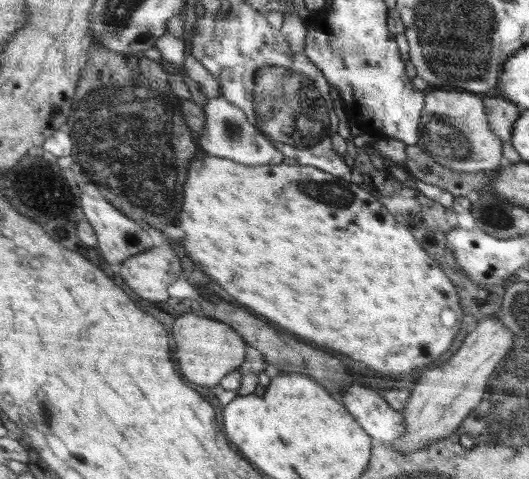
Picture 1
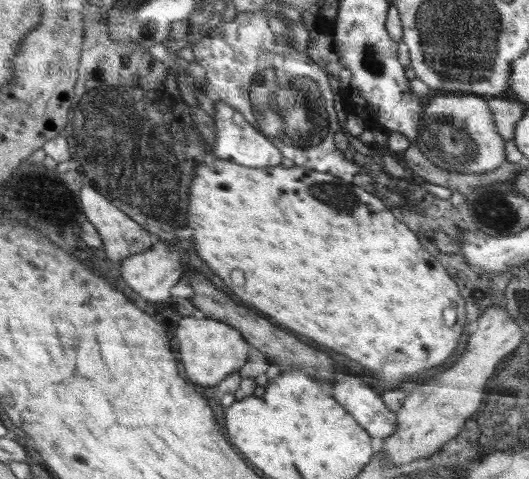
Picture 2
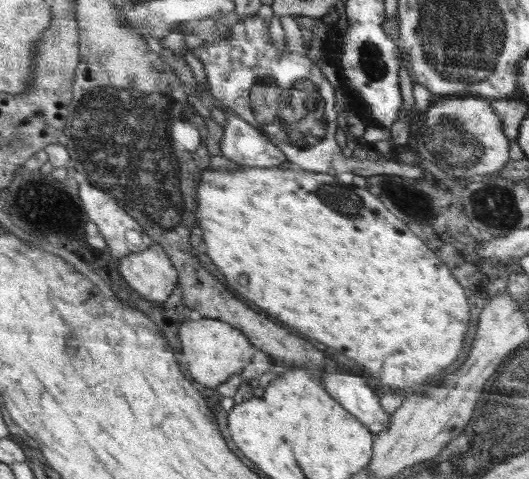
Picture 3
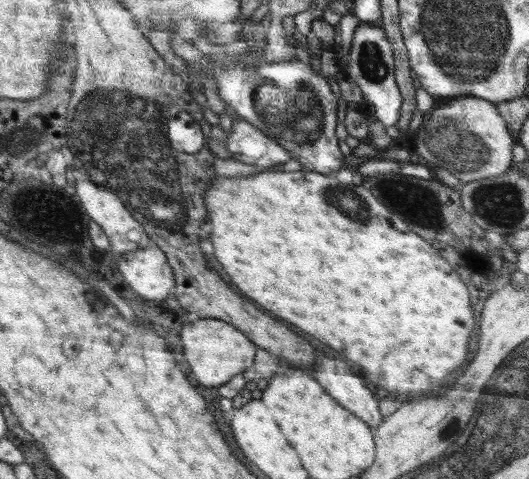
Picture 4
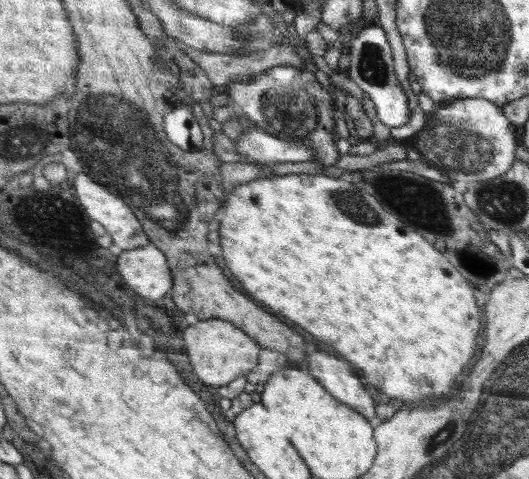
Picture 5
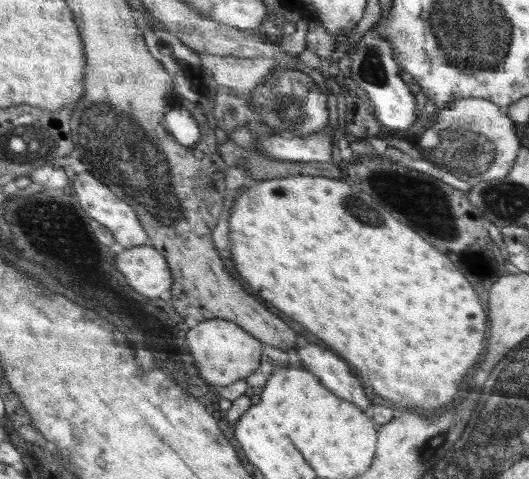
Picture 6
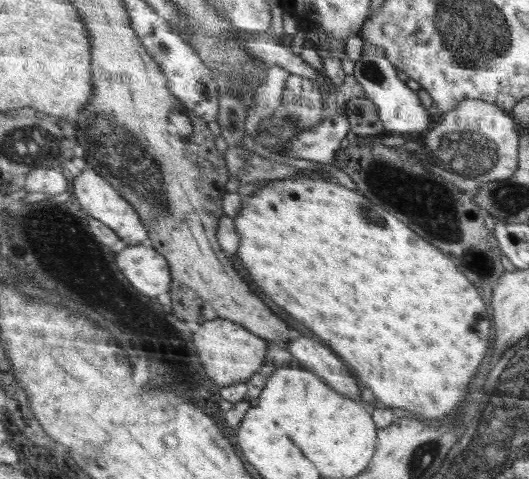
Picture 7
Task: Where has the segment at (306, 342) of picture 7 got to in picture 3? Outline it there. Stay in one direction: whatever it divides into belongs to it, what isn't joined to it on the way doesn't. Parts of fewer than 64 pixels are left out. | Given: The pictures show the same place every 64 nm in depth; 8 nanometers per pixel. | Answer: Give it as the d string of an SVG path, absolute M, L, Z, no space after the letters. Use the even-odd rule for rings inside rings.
M344 370L328 372L324 376L324 386L328 386L328 394L332 394L340 406L356 416L372 433L378 435L388 429L391 415L383 410L382 402L378 402L374 390L364 384L362 376L354 376Z

